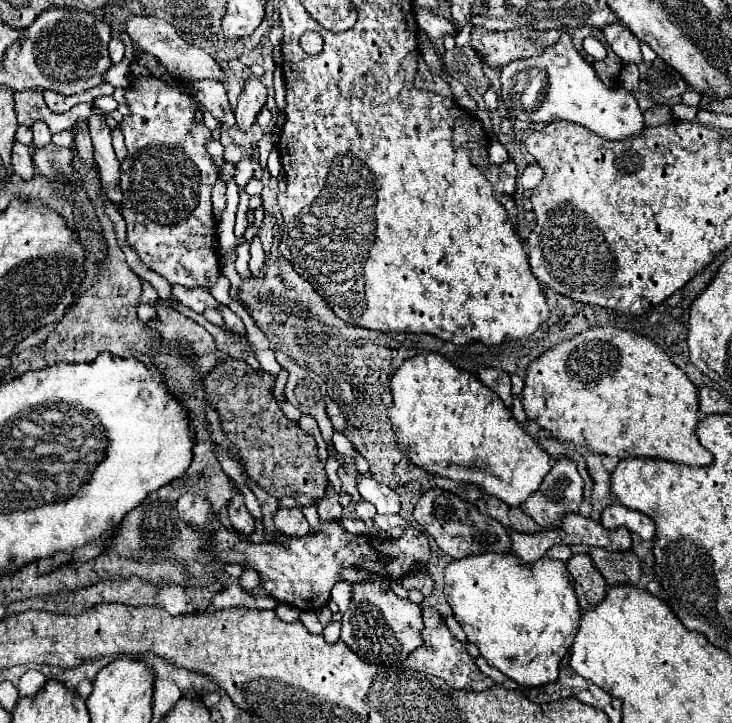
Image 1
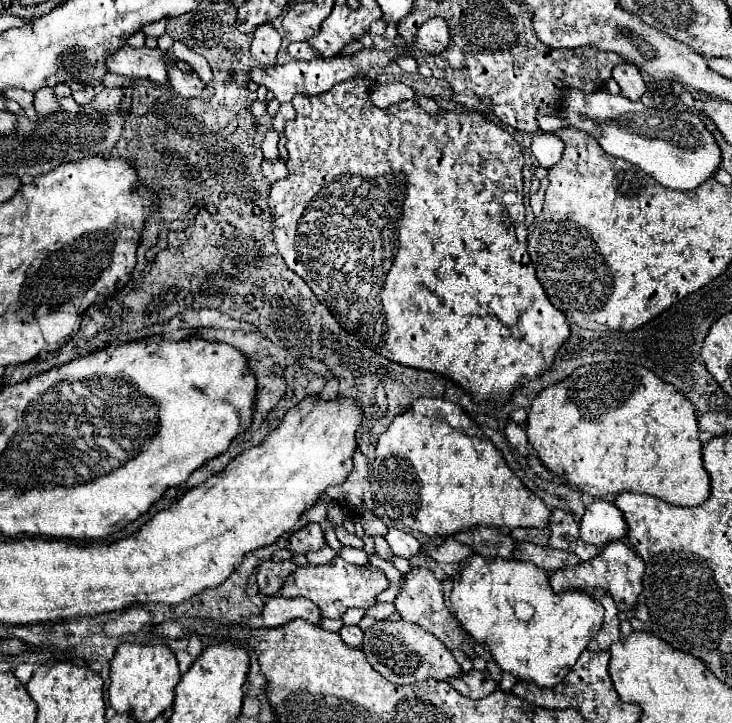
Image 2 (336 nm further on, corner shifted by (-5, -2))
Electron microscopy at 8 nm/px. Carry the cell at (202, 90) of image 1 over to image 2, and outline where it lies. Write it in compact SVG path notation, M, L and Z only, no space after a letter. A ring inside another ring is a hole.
M168 67L168 83L182 97L200 97L204 91L204 83L198 75L186 75L174 67Z

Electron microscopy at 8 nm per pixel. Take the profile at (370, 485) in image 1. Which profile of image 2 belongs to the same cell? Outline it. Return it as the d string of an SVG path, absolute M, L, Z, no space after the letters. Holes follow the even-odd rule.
M388 527L388 533L384 535L384 539L388 541L390 551L394 555L400 555L400 557L410 559L414 553L420 551L420 541L414 535L410 535L406 531L400 531L396 527Z

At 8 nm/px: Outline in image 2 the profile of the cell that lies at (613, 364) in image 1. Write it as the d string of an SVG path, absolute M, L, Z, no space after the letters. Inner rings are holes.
M596 363L578 367L568 379L542 389L532 401L526 433L540 461L560 477L562 483L582 489L594 497L624 491L648 493L672 505L700 505L710 495L710 475L702 465L702 441L692 403L660 381L652 371L632 363Z

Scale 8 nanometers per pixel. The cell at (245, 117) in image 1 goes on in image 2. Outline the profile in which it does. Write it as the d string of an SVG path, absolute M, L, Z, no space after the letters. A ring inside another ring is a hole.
M264 23L254 31L254 39L252 39L252 47L250 53L262 63L262 65L274 65L276 63L276 55L280 49L280 33L270 25Z

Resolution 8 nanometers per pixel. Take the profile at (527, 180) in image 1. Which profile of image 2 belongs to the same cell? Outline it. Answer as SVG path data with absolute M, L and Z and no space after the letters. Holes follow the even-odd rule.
M540 133L540 135L536 135L532 139L532 147L530 149L532 149L534 157L538 159L540 167L550 169L560 161L560 155L564 151L564 143L552 133Z

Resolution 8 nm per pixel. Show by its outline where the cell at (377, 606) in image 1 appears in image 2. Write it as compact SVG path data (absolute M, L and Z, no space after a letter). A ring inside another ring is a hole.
M376 621L372 627L364 631L362 651L368 663L388 681L396 685L408 685L424 679L440 679L446 681L448 677L460 675L460 667L450 655L450 651L428 631L412 625L408 621Z

